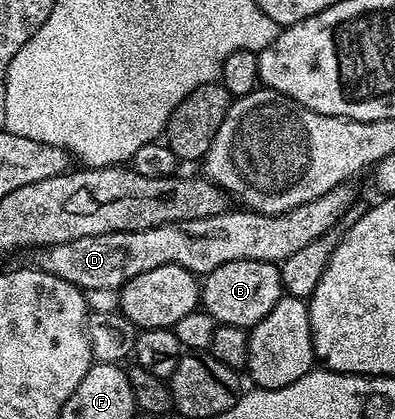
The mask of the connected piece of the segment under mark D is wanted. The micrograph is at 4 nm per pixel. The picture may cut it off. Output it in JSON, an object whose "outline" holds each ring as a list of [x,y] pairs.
{"outline":[[[341,185],[322,193],[314,201],[306,205],[298,205],[298,209],[290,209],[281,215],[263,215],[247,209],[225,209],[220,215],[211,215],[205,219],[187,219],[181,223],[167,223],[150,229],[137,231],[119,231],[106,233],[98,237],[78,237],[78,241],[70,241],[53,247],[42,247],[35,252],[35,266],[39,270],[62,277],[70,285],[79,287],[81,291],[90,289],[119,289],[130,282],[138,273],[150,273],[150,269],[158,269],[162,265],[178,265],[185,267],[197,277],[203,277],[209,271],[218,269],[218,265],[226,265],[226,261],[266,261],[281,264],[290,253],[298,253],[305,245],[310,245],[327,231],[333,230],[349,214],[352,203],[352,191],[348,185]]]}

